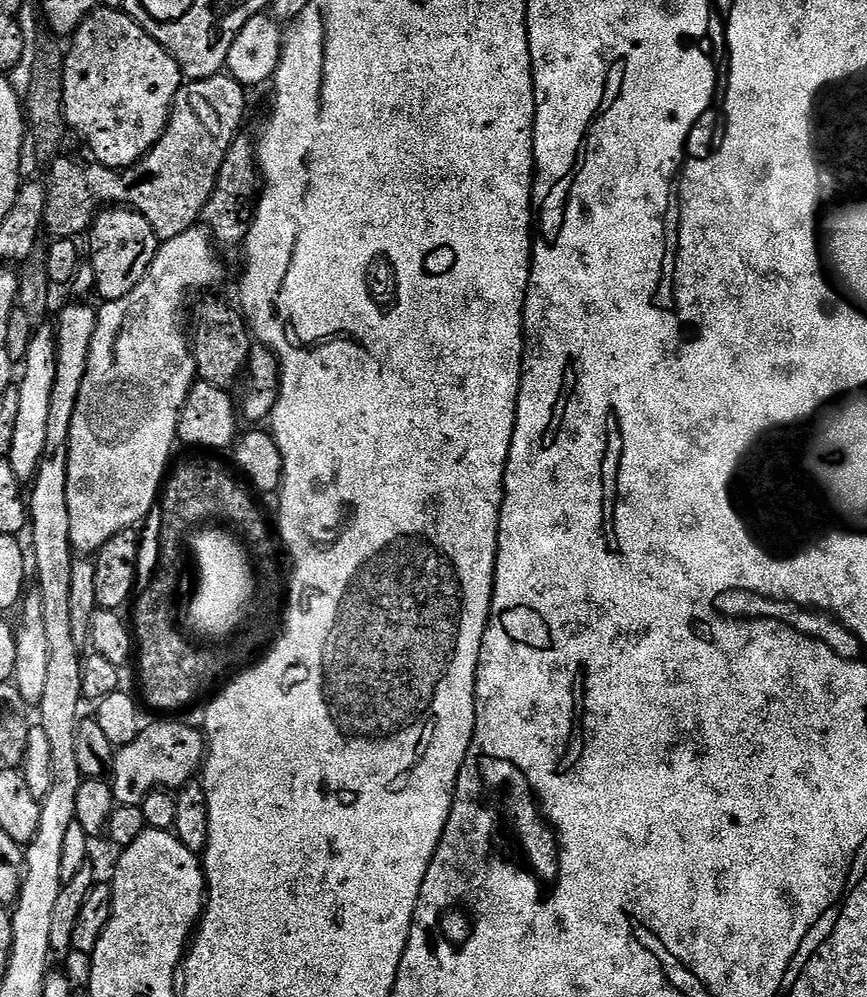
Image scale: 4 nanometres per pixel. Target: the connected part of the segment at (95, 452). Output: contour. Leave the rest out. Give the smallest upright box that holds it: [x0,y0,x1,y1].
[66,226,224,554]

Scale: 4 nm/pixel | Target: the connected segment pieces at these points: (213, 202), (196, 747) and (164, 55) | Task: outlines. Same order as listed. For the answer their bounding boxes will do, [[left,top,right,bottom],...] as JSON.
[[202,134,262,245],[110,718,206,807],[64,6,182,170]]

